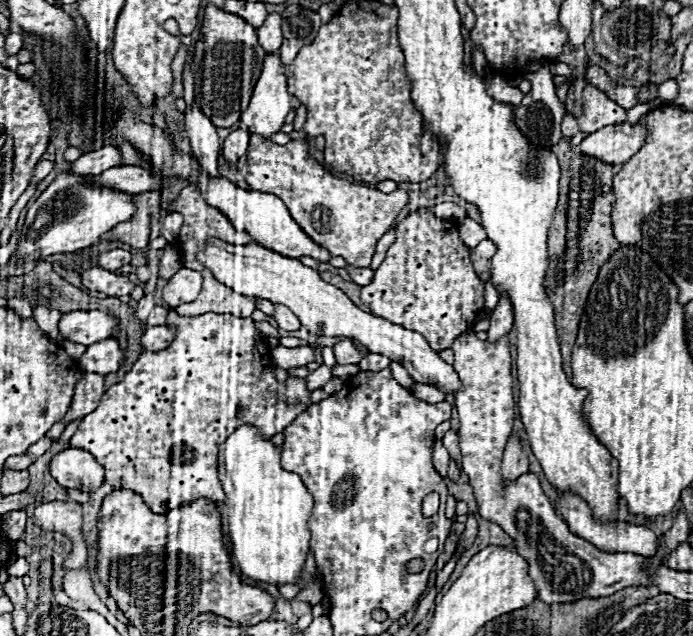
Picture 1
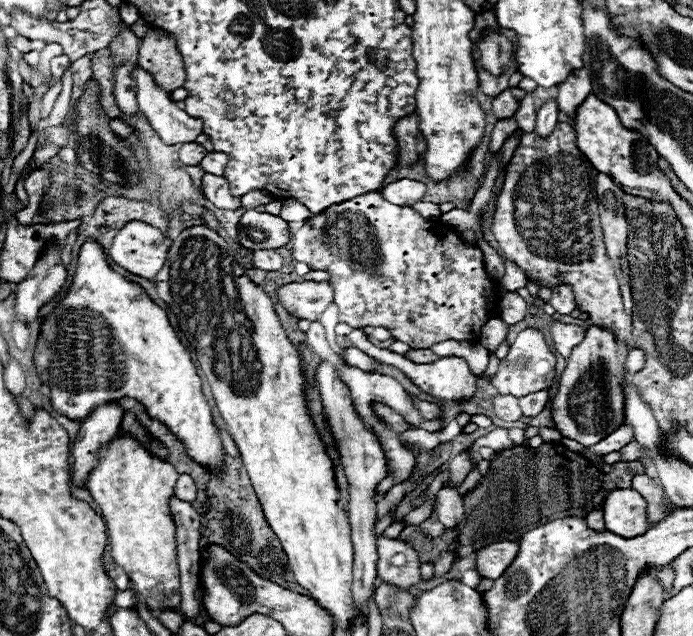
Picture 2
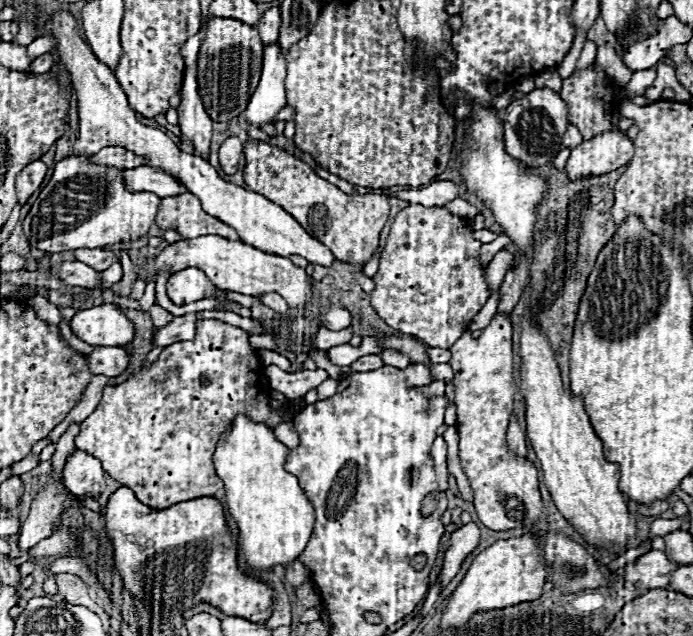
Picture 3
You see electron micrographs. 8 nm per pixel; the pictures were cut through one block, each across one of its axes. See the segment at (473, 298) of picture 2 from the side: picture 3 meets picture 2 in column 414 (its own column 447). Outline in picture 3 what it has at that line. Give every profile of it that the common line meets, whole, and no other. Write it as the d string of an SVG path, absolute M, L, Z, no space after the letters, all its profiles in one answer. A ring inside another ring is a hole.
M412 204L404 208L398 212L392 224L380 256L378 272L372 276L374 290L368 294L370 306L390 328L416 336L430 348L450 348L468 330L468 324L490 296L484 280L484 268L476 260L480 246L482 242L472 238L472 228L466 218L454 216L448 210L436 206L428 208L422 204Z

